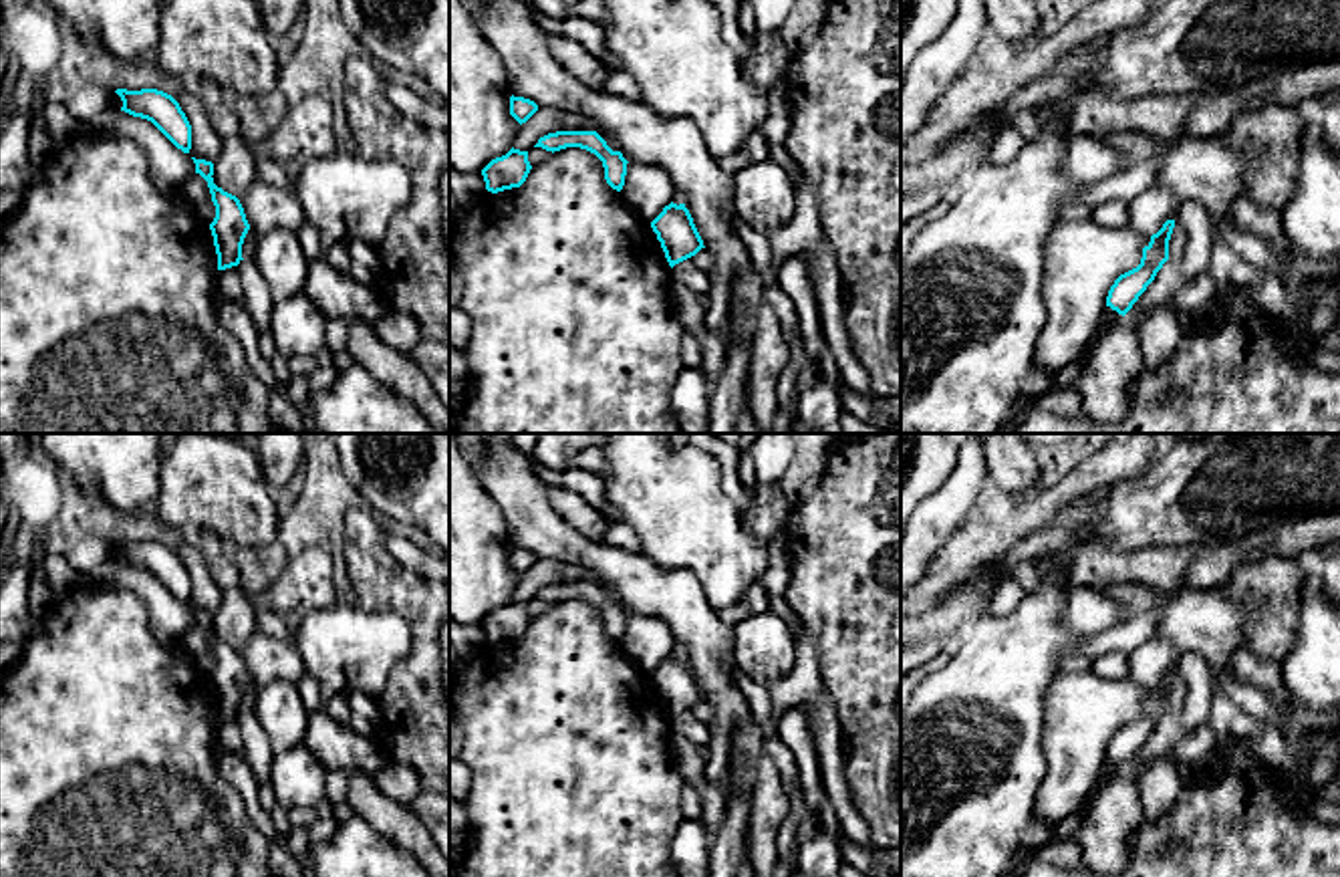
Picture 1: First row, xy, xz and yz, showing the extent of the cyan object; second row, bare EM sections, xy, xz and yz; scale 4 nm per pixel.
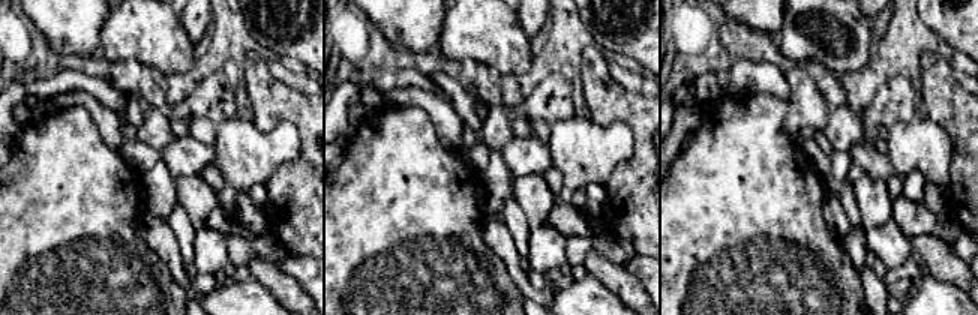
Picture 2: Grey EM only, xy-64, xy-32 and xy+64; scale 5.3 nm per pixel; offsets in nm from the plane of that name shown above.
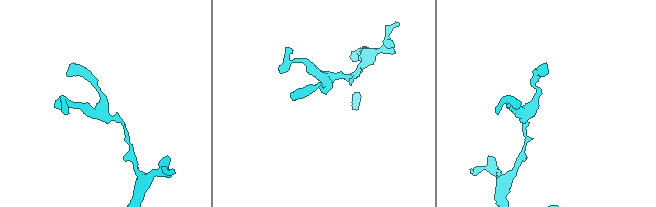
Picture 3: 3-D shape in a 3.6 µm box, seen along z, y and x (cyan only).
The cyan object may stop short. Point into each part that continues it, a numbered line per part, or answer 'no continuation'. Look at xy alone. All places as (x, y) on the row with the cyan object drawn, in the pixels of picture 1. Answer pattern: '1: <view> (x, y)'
no continuation

